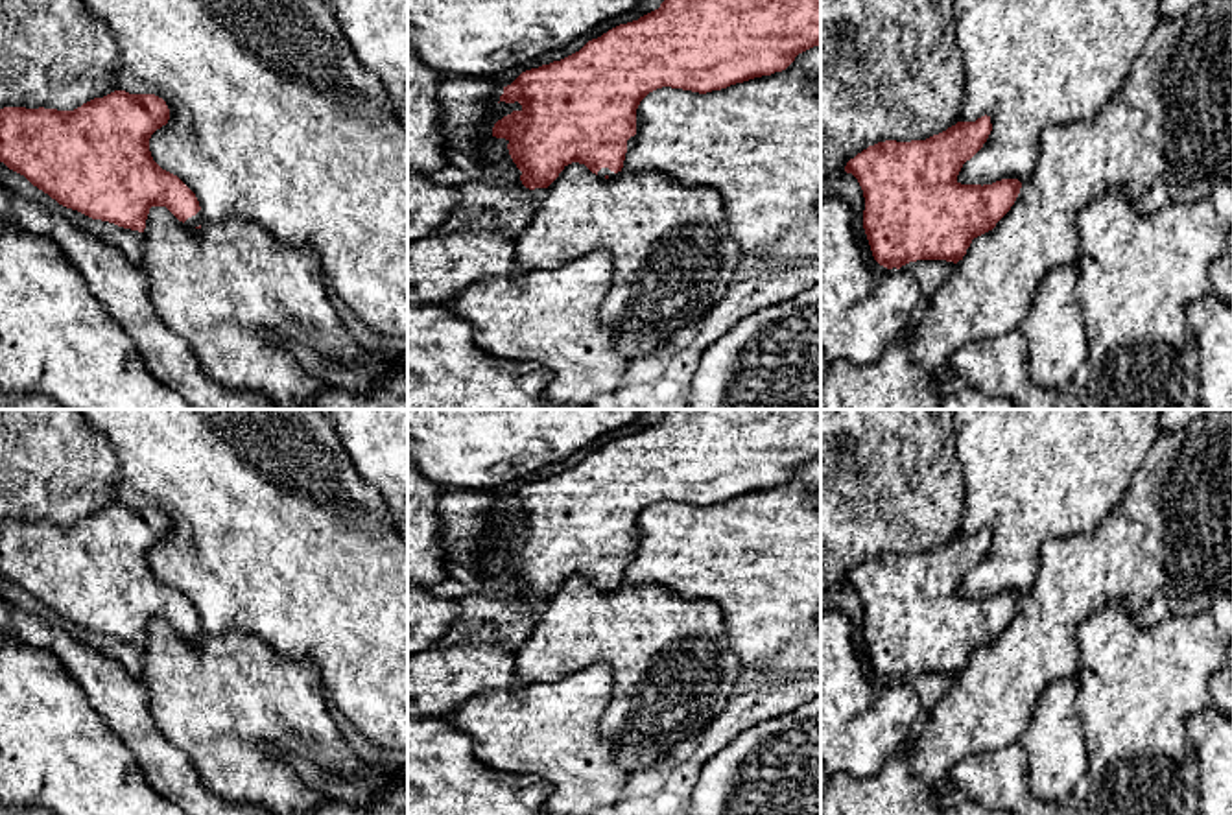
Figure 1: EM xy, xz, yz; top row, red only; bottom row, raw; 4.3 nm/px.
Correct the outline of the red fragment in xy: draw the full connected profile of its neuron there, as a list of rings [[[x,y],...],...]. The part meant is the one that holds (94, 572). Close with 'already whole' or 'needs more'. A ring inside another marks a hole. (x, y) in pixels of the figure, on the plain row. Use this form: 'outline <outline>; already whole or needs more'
outline [[[114,503],[94,511],[74,524],[57,522],[0,522],[0,575],[24,588],[33,599],[59,618],[92,632],[144,645],[151,620],[166,620],[190,642],[207,632],[195,607],[151,570],[149,551],[166,538],[170,522],[155,507]]]; needs more

